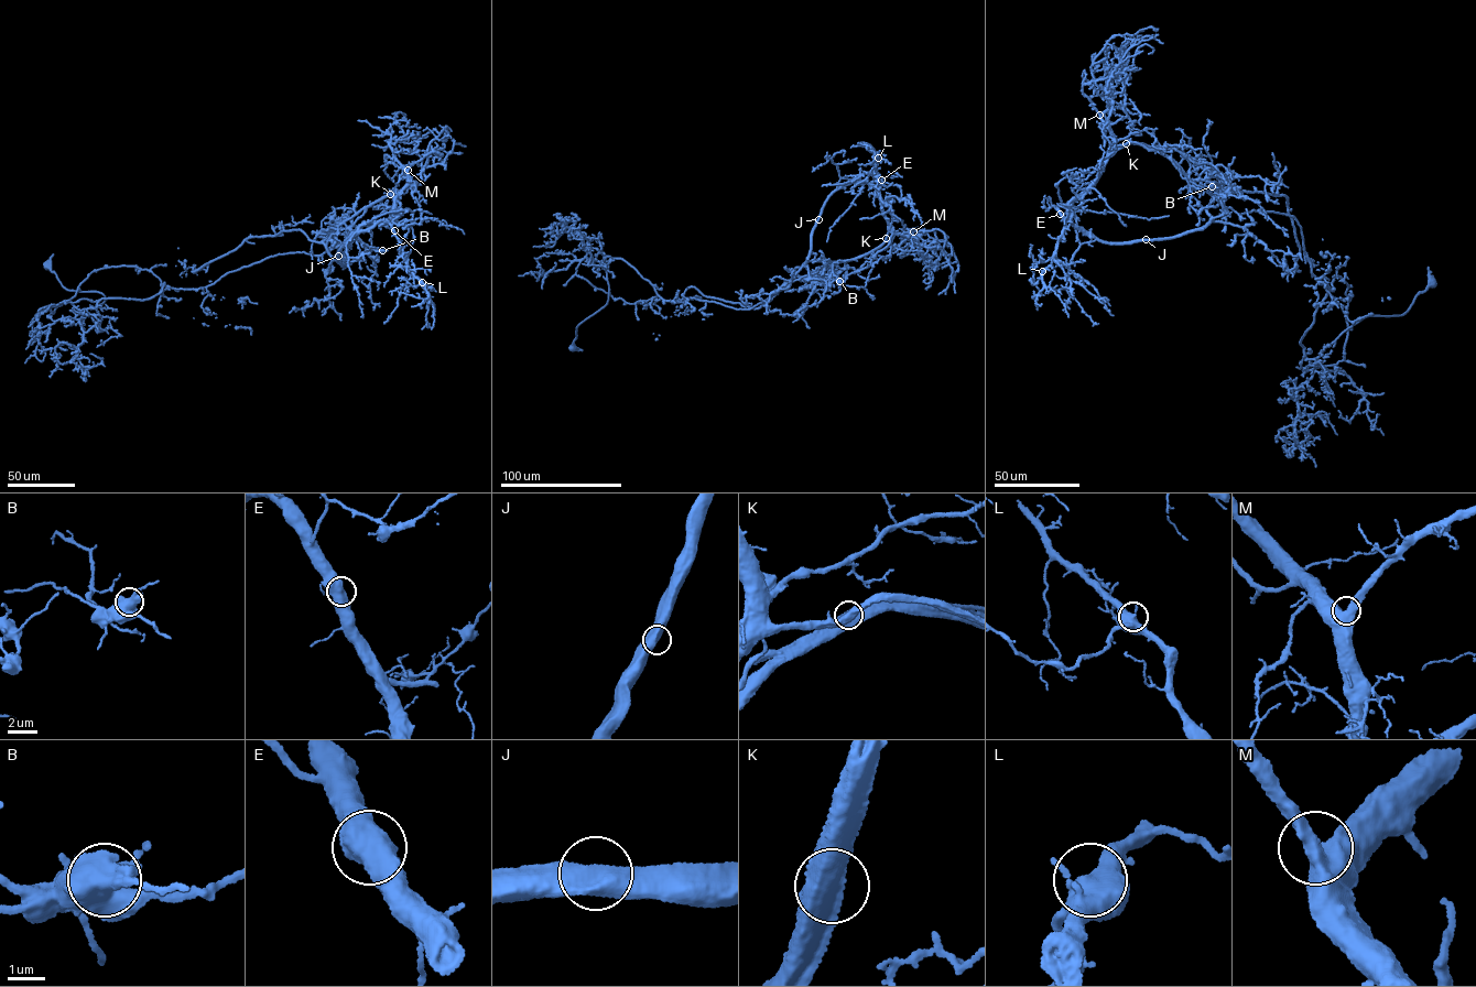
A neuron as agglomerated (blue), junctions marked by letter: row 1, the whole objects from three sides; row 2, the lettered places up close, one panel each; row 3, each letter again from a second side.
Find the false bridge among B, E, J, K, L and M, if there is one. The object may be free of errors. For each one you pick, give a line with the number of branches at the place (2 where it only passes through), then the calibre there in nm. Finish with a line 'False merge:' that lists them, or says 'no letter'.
K: 2 branches meet; 650 nm thick
False merge: K

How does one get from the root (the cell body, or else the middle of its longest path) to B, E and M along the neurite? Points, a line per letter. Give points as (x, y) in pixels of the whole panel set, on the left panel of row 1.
B: (47, 264), (67, 289), (102, 294), (95, 308), (205, 286), (278, 255), (322, 255), (349, 227), (382, 250)
E: (47, 264), (67, 289), (102, 294), (95, 308), (205, 286), (278, 255), (322, 255), (390, 194), (394, 230)
M: (47, 264), (67, 289), (102, 294), (95, 308), (205, 286), (340, 246), (367, 206), (400, 194), (408, 170)

